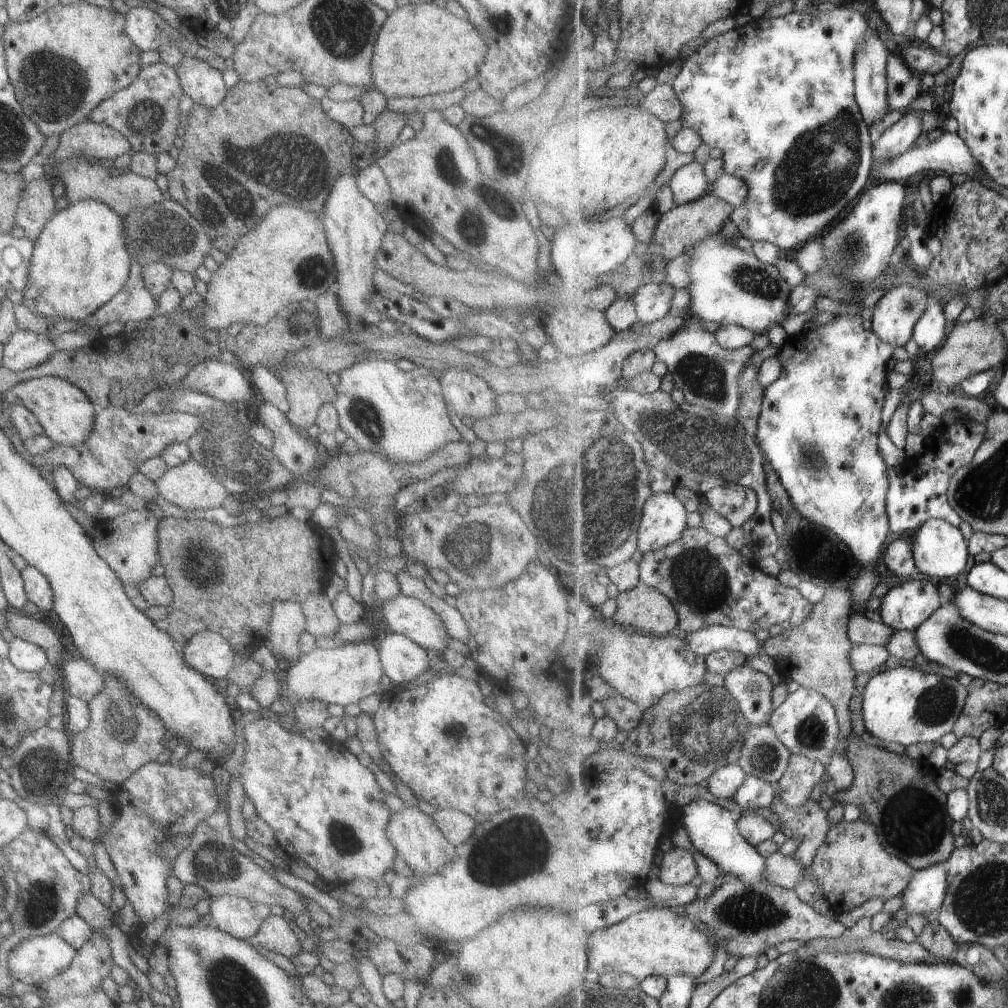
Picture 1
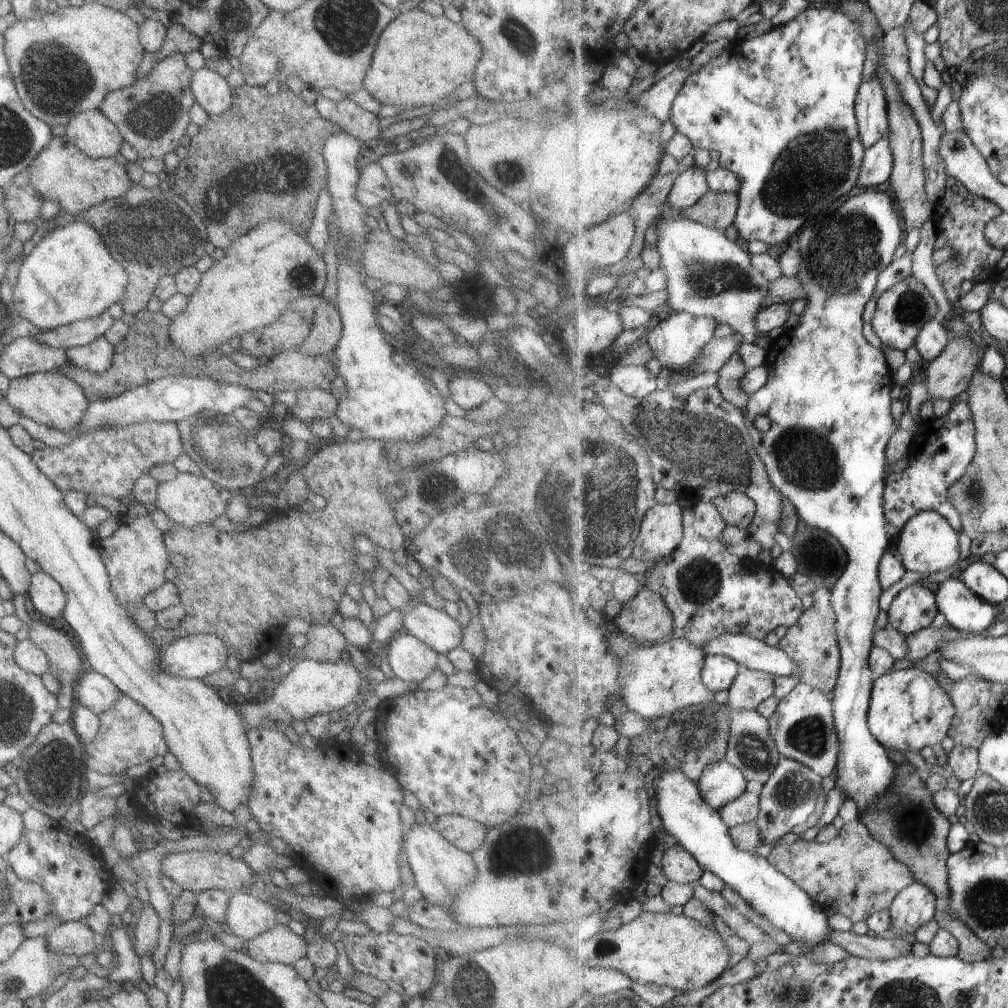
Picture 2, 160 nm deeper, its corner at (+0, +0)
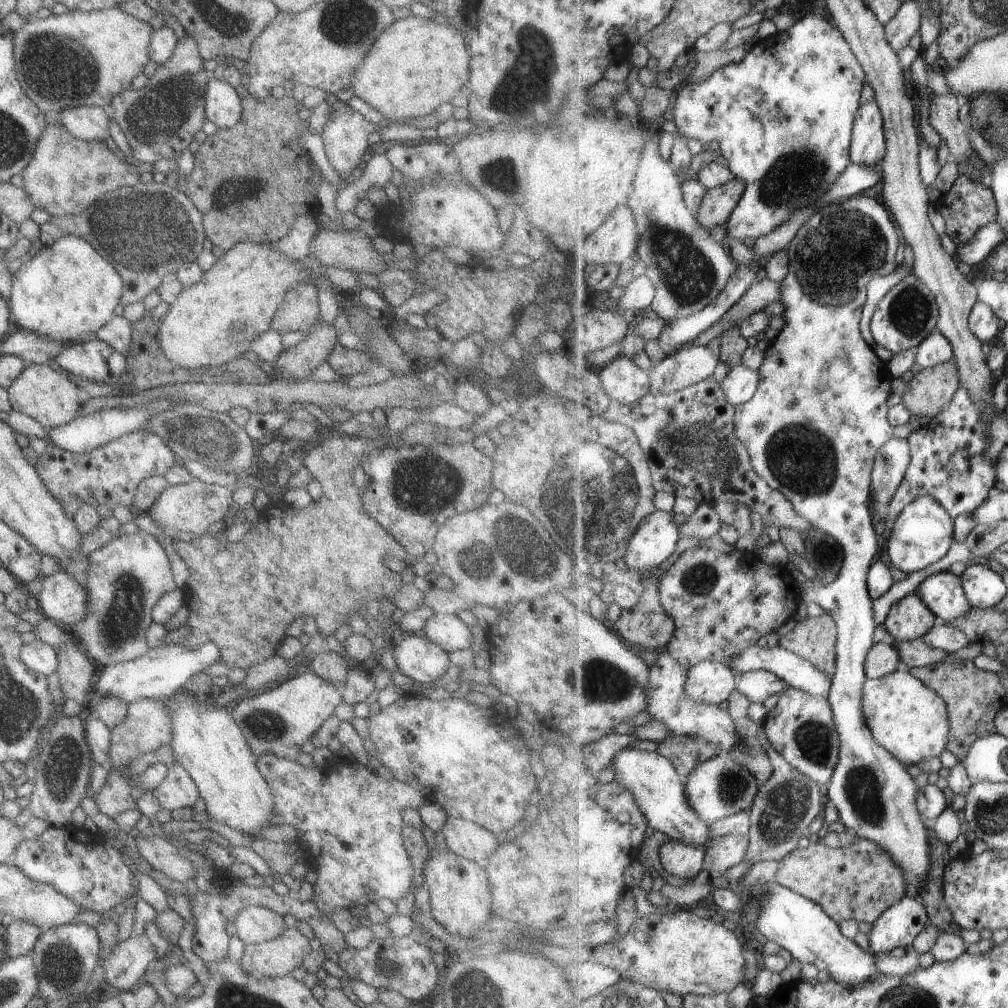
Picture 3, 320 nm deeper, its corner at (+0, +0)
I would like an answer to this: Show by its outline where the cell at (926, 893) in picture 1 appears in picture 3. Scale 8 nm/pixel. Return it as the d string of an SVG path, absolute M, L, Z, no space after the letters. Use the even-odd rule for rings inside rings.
M910 892L874 922L868 936L871 951L879 954L909 946L929 922L926 905Z

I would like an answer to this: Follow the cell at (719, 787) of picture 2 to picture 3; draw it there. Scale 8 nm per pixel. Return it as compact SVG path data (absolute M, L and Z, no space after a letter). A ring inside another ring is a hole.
M727 753L696 766L685 783L691 808L711 825L719 819L723 820L725 817L745 811L750 812L761 788L759 779L746 766L737 762L732 754Z

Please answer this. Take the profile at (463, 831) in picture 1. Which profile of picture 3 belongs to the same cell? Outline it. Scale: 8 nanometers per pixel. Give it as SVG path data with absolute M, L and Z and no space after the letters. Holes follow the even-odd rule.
M447 817L440 831L449 851L476 863L482 864L497 846L492 832L465 819Z

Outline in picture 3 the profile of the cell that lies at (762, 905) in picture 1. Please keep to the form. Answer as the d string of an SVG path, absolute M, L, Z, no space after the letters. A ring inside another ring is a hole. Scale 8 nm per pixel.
M912 945L876 954L876 963L881 973L895 977L906 977L921 969L919 954Z

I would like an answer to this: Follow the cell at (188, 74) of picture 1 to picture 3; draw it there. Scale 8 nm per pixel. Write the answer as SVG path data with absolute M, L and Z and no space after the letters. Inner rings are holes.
M210 76L203 93L205 118L217 129L230 129L240 119L240 99L232 86Z

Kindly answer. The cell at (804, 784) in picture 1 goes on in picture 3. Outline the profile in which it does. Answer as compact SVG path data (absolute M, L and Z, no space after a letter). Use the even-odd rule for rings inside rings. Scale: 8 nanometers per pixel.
M759 727L757 736L771 760L773 778L761 786L758 797L750 808L750 848L745 858L749 863L748 868L760 862L779 861L794 851L799 846L799 840L807 836L809 824L817 816L822 816L827 806L825 788L789 764L787 759L773 748L762 727Z

